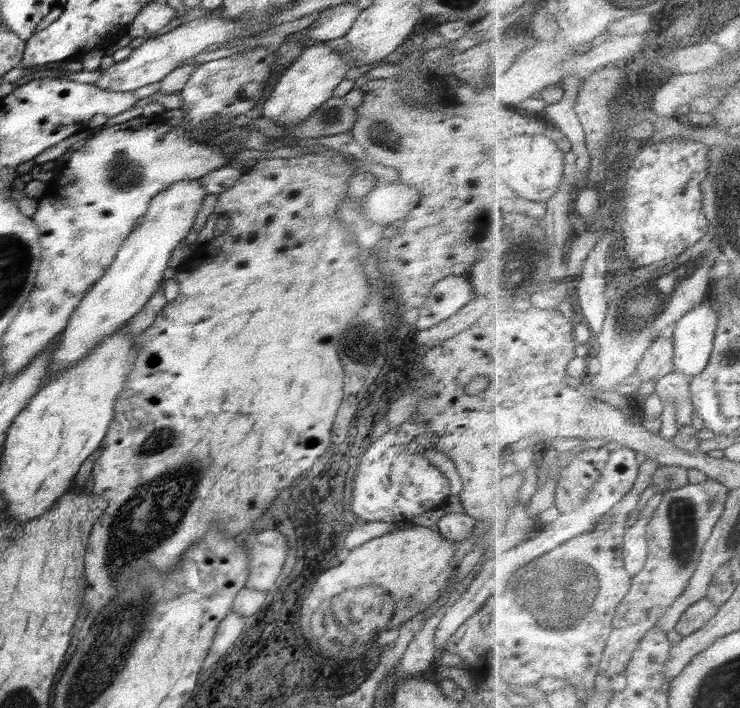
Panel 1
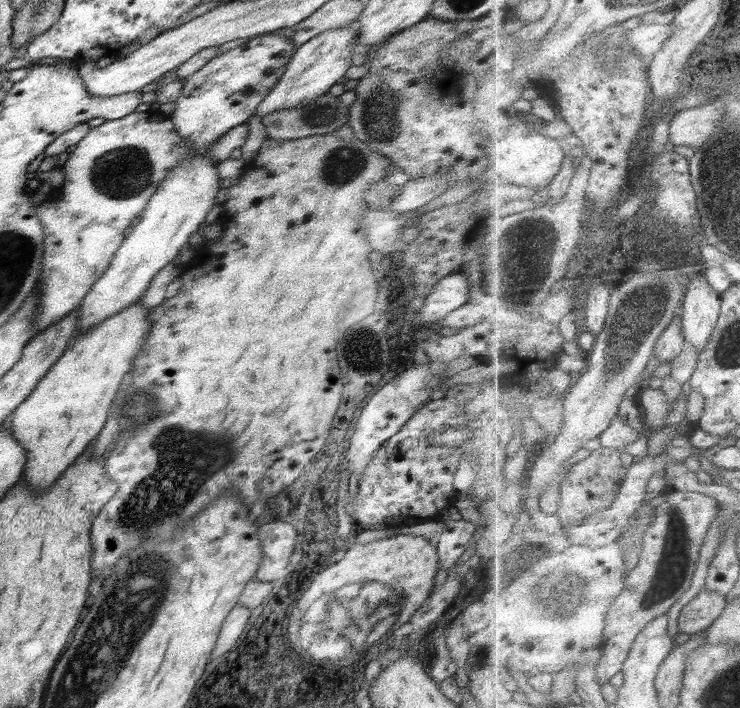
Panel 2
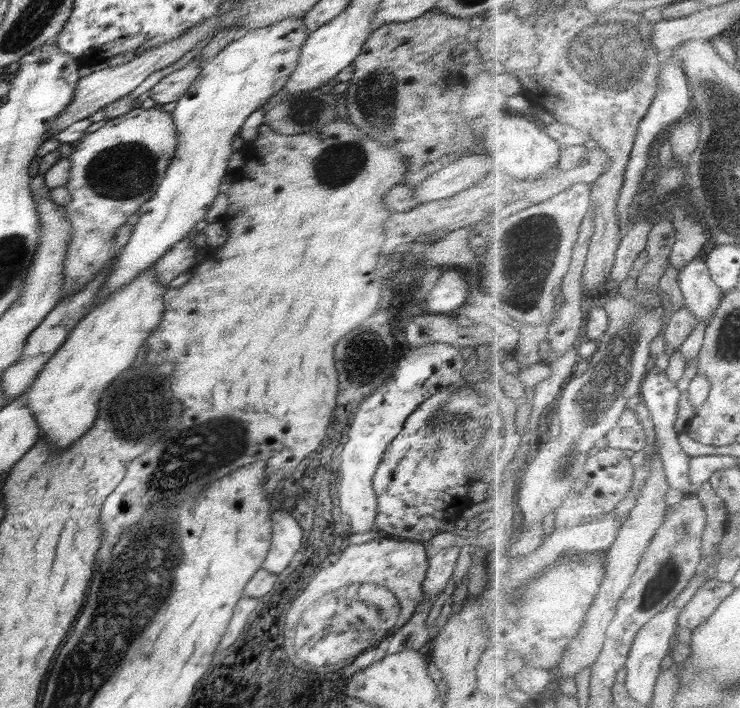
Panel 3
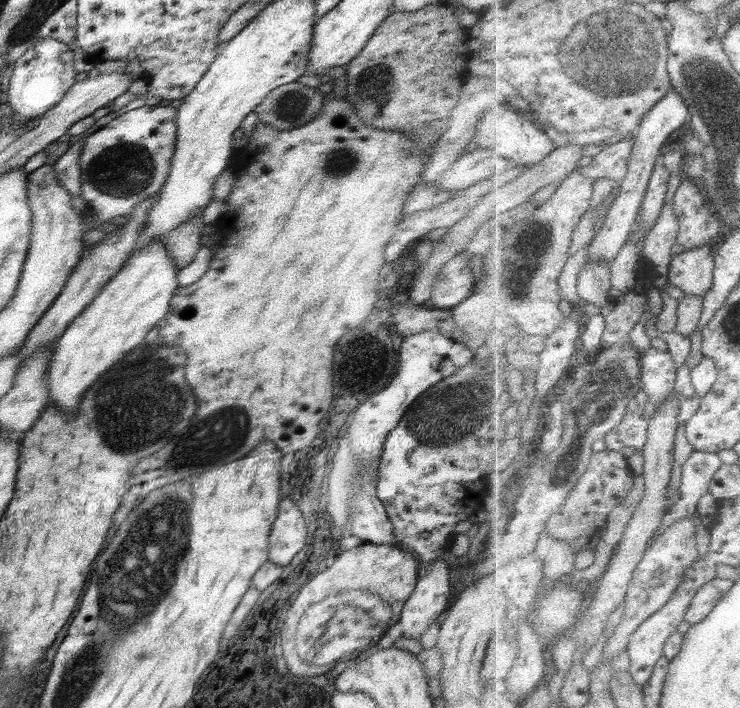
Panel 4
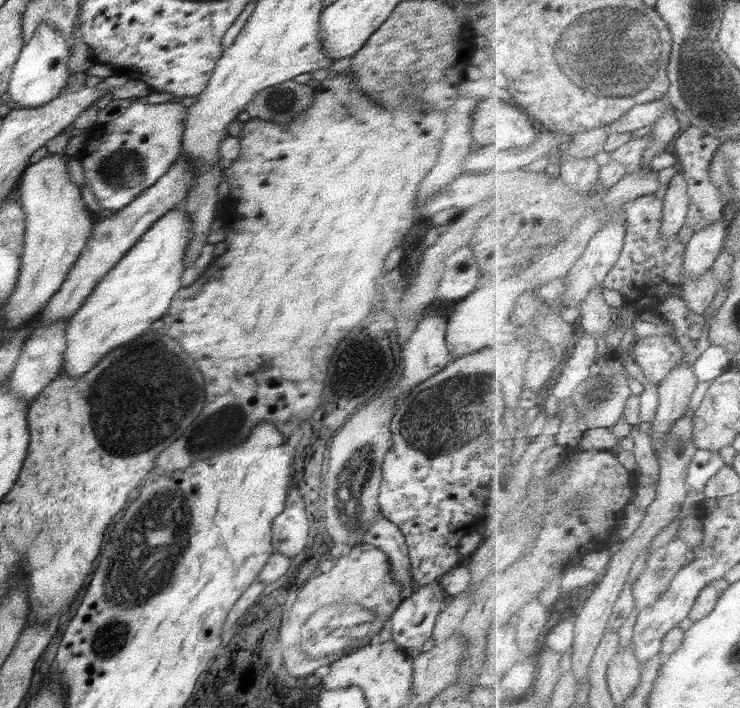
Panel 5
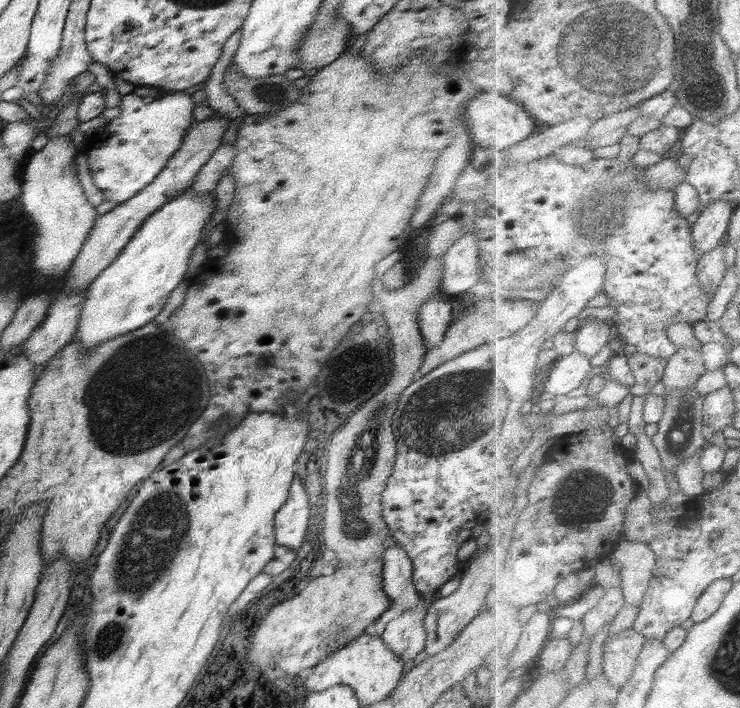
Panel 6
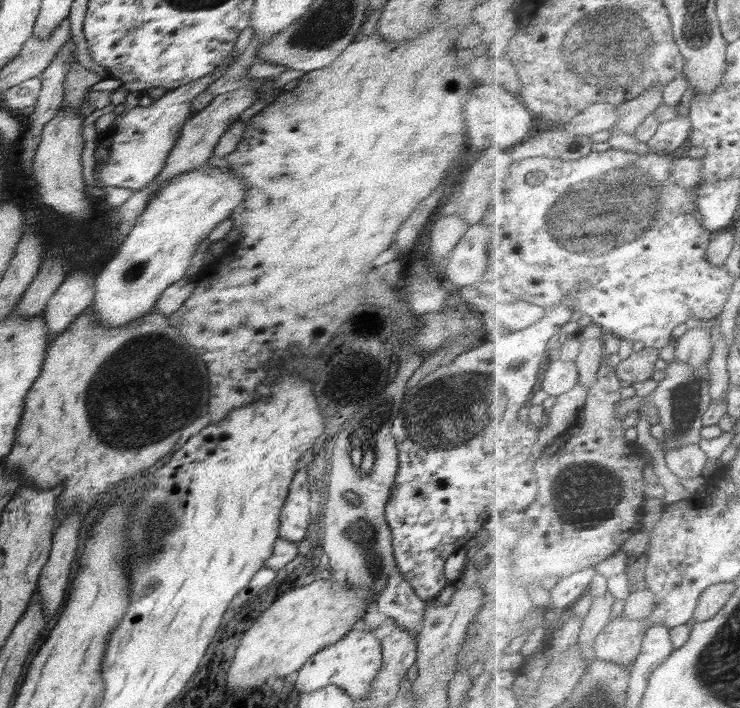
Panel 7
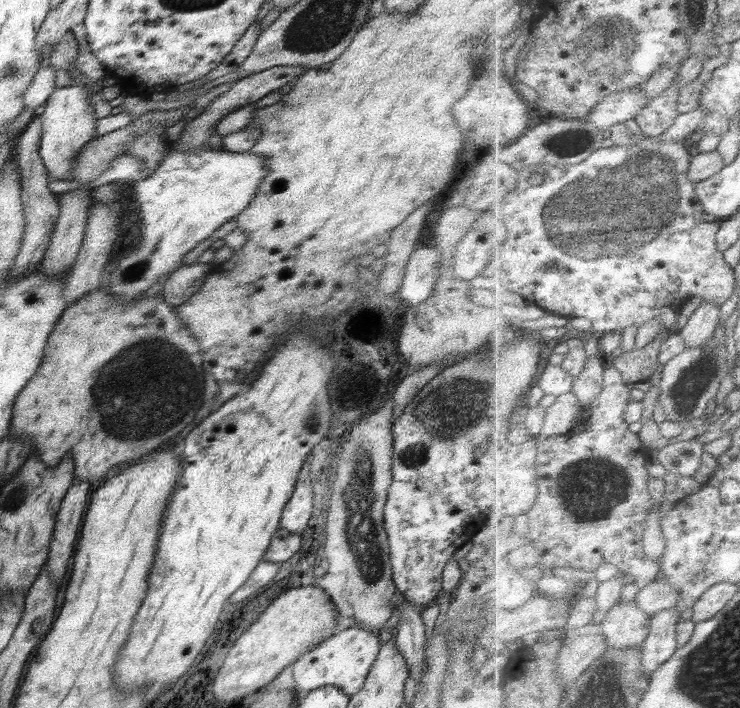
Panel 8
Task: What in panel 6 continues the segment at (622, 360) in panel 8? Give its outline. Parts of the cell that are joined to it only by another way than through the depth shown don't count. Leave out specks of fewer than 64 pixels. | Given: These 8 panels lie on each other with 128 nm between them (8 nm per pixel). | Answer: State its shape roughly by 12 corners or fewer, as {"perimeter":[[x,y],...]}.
{"perimeter":[[644,352],[629,356],[634,396],[648,396],[665,378],[669,361]]}

